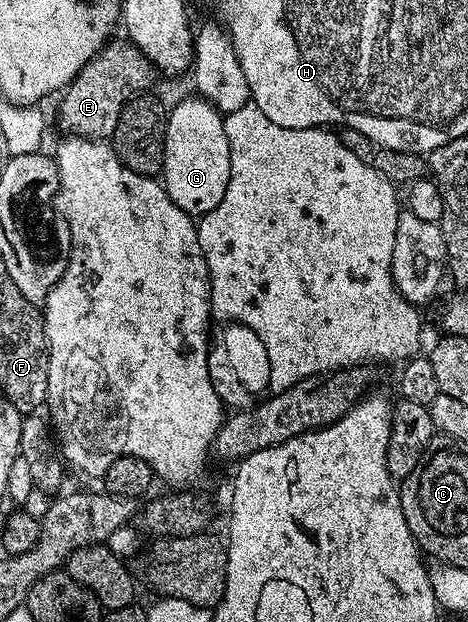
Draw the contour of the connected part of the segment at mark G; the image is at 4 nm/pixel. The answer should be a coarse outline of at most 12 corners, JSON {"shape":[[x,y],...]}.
{"shape":[[194,98],[170,108],[162,183],[205,216],[230,186],[224,116]]}

